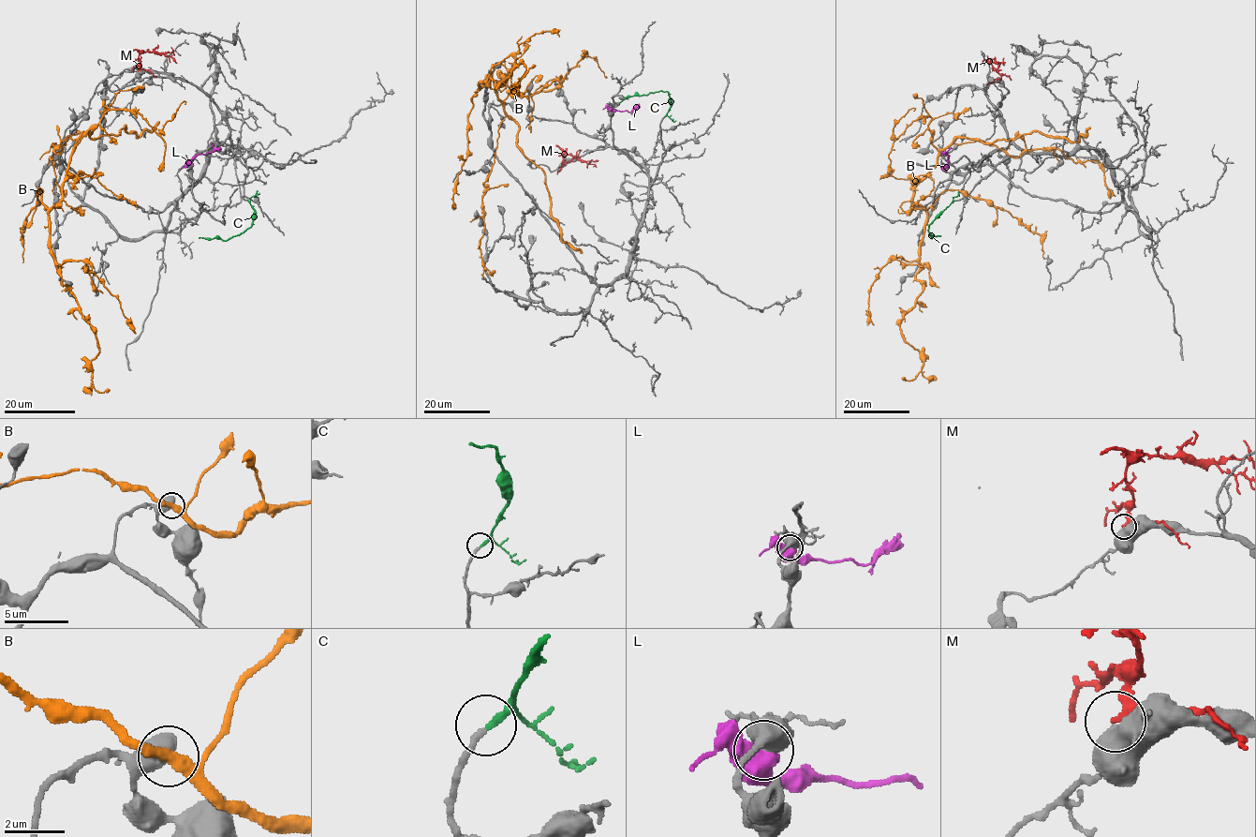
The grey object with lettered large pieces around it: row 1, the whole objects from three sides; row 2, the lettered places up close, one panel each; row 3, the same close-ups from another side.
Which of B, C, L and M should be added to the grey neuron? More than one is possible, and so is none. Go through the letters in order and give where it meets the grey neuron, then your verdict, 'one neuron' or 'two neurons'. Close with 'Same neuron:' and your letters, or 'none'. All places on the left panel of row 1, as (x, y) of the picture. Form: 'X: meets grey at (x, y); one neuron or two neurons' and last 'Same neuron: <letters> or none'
B: meets grey at (64, 145); two neurons
C: meets grey at (246, 200); one neuron
L: meets grey at (190, 164); two neurons
M: meets grey at (138, 71); two neurons
Same neuron: C

